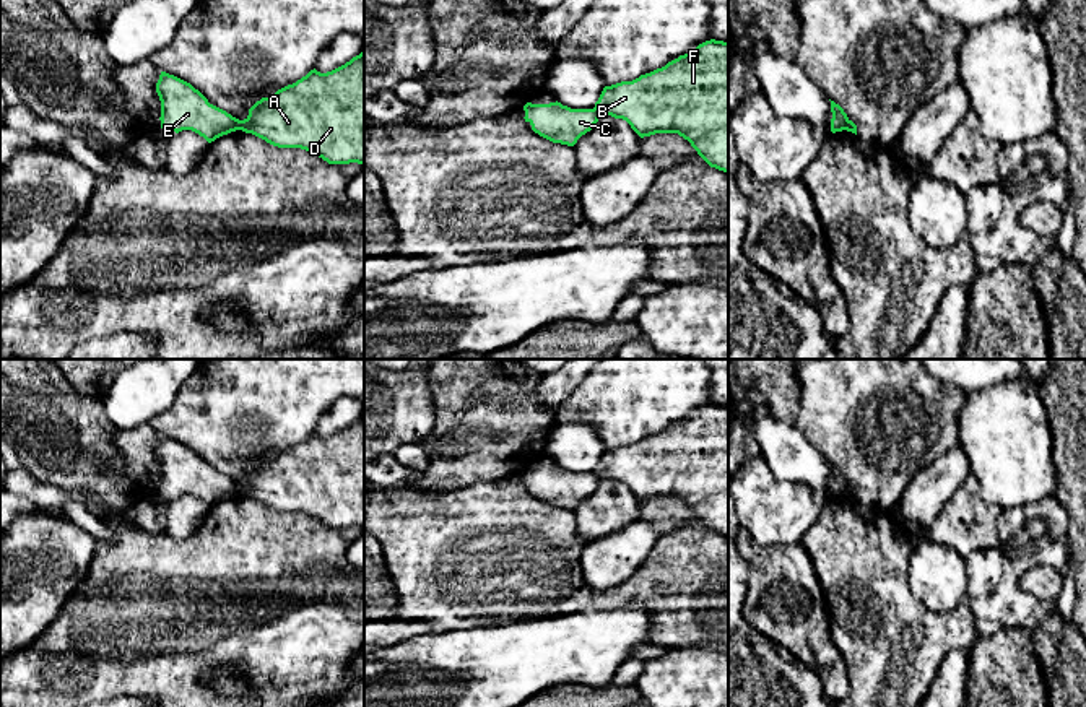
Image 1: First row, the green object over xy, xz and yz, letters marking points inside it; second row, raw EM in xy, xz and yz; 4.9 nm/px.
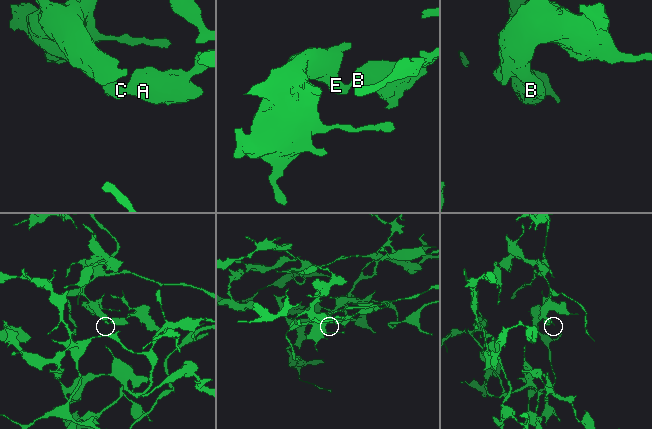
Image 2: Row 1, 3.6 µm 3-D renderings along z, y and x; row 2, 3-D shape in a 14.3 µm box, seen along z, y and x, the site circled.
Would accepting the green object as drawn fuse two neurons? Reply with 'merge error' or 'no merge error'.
merge error

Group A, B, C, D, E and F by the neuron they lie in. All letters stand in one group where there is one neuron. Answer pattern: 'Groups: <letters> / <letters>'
Groups: A B D F / C E

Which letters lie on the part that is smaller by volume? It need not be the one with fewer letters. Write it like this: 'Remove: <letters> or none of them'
Remove: A, B, D, F

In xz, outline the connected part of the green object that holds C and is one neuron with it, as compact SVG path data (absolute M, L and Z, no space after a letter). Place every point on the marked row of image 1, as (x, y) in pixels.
M558 101L550 104L527 102L523 111L523 119L535 133L567 146L574 146L600 119L595 109L571 109Z

